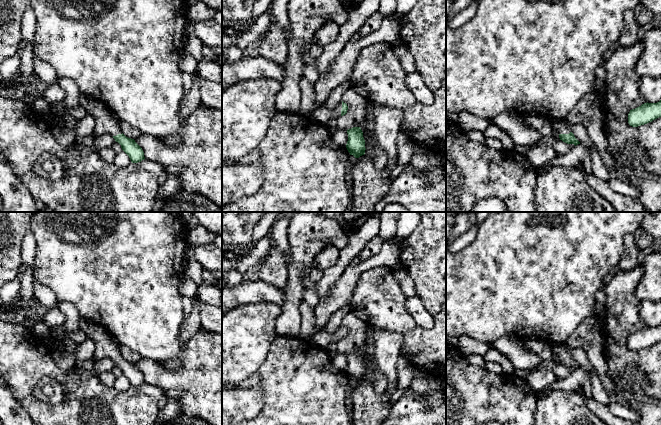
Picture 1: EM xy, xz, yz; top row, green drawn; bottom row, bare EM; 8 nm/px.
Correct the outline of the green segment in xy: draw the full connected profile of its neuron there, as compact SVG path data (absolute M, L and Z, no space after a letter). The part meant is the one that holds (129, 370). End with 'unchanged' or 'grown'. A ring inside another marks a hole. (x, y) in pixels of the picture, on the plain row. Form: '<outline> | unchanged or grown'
M80 316L79 328L95 343L93 359L111 359L121 369L122 374L129 380L132 387L145 383L142 372L134 363L126 361L120 352L120 344L100 325L88 318Z | grown

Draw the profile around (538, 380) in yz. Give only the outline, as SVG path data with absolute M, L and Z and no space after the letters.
M538 369L536 371L529 372L526 377L526 383L536 393L548 387L555 380L556 376L552 372L552 370L546 370L546 369Z

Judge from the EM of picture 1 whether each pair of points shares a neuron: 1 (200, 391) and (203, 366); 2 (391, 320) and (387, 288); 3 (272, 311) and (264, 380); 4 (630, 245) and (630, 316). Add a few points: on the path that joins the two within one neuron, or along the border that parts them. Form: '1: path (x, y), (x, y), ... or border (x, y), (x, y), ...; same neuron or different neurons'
1: path (203, 385), (203, 372); same neuron
2: path (389, 312), (387, 310), (387, 296); same neuron
3: border (278, 336), (270, 345), (264, 361), (257, 370); different neurons
4: border (639, 264), (629, 270), (620, 271); different neurons

